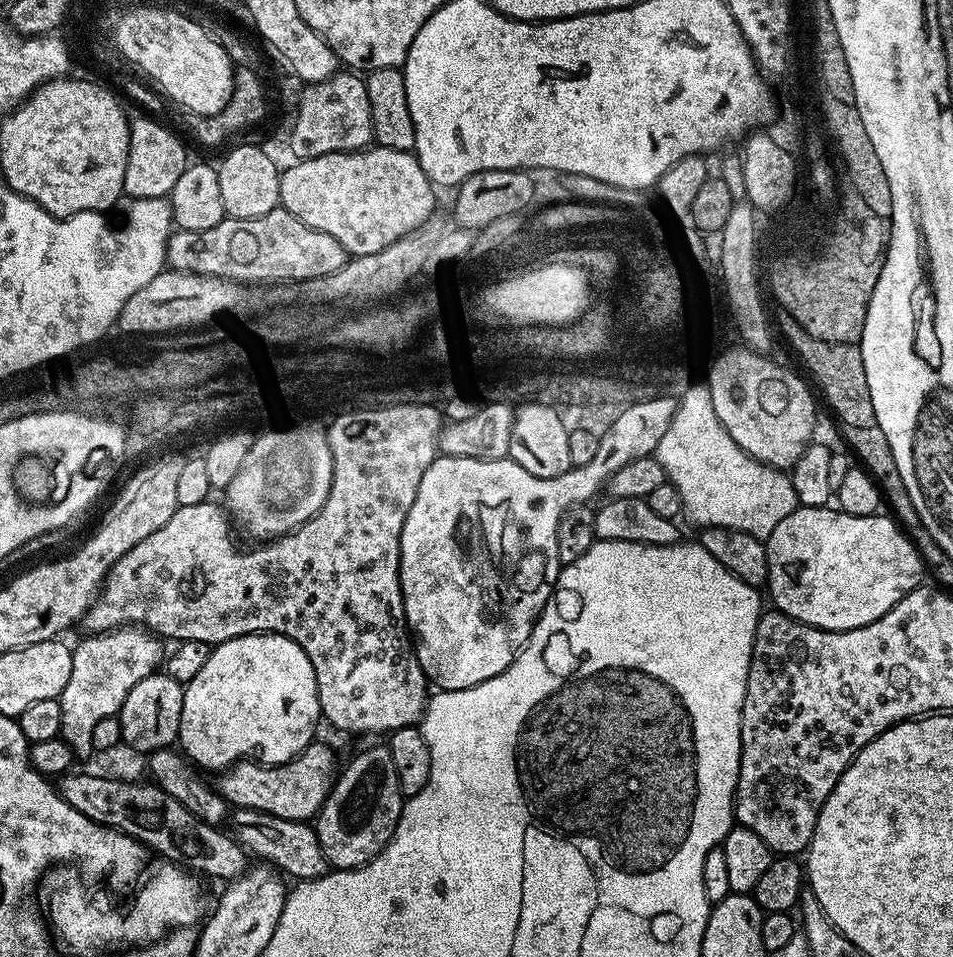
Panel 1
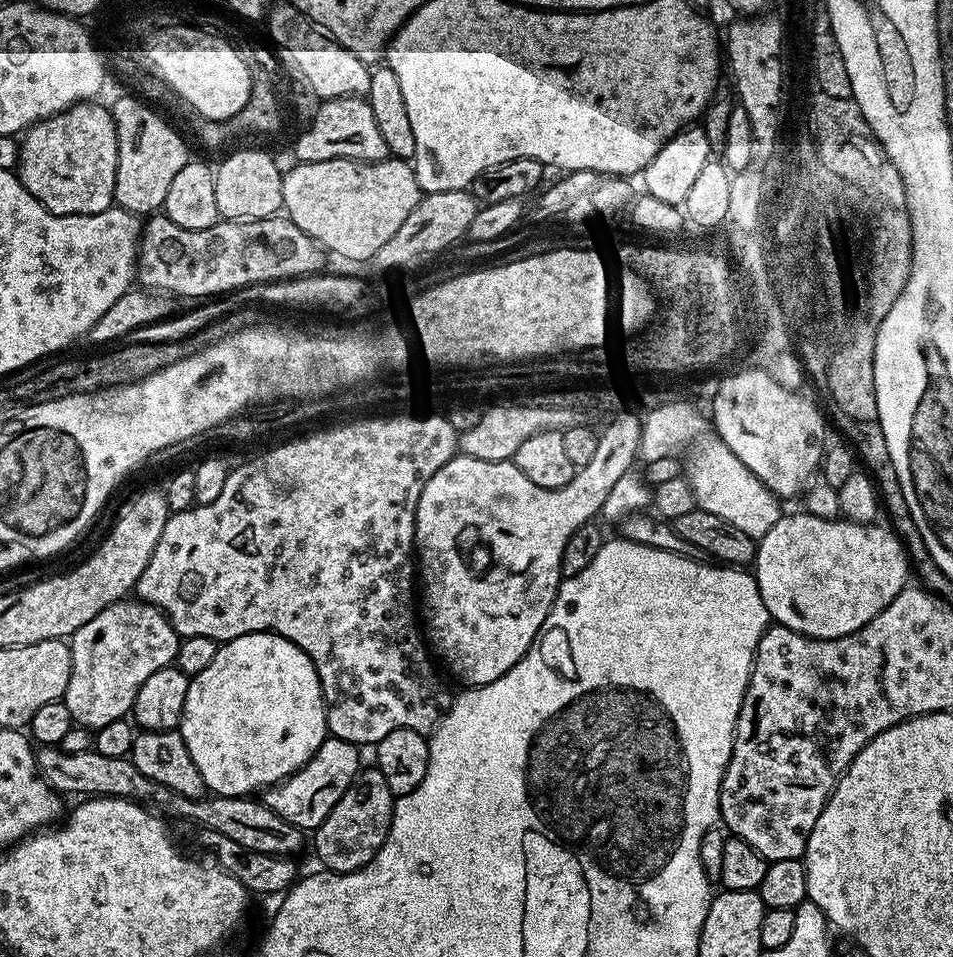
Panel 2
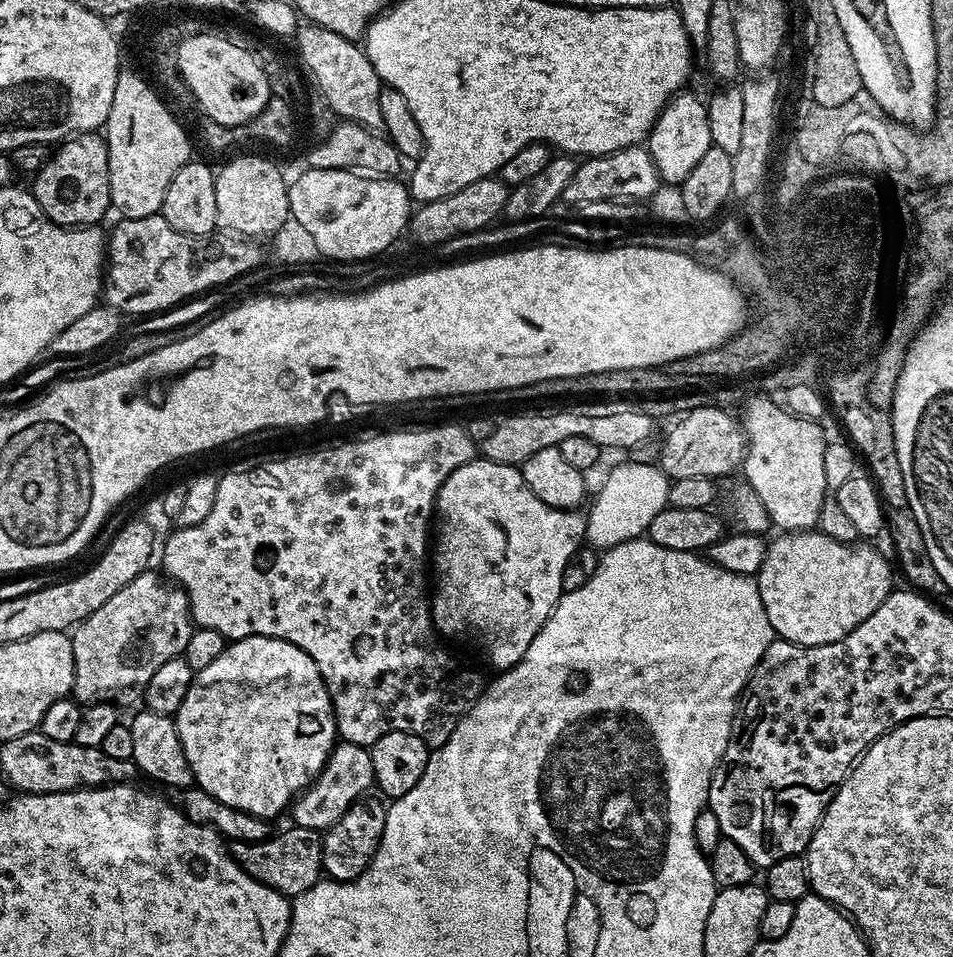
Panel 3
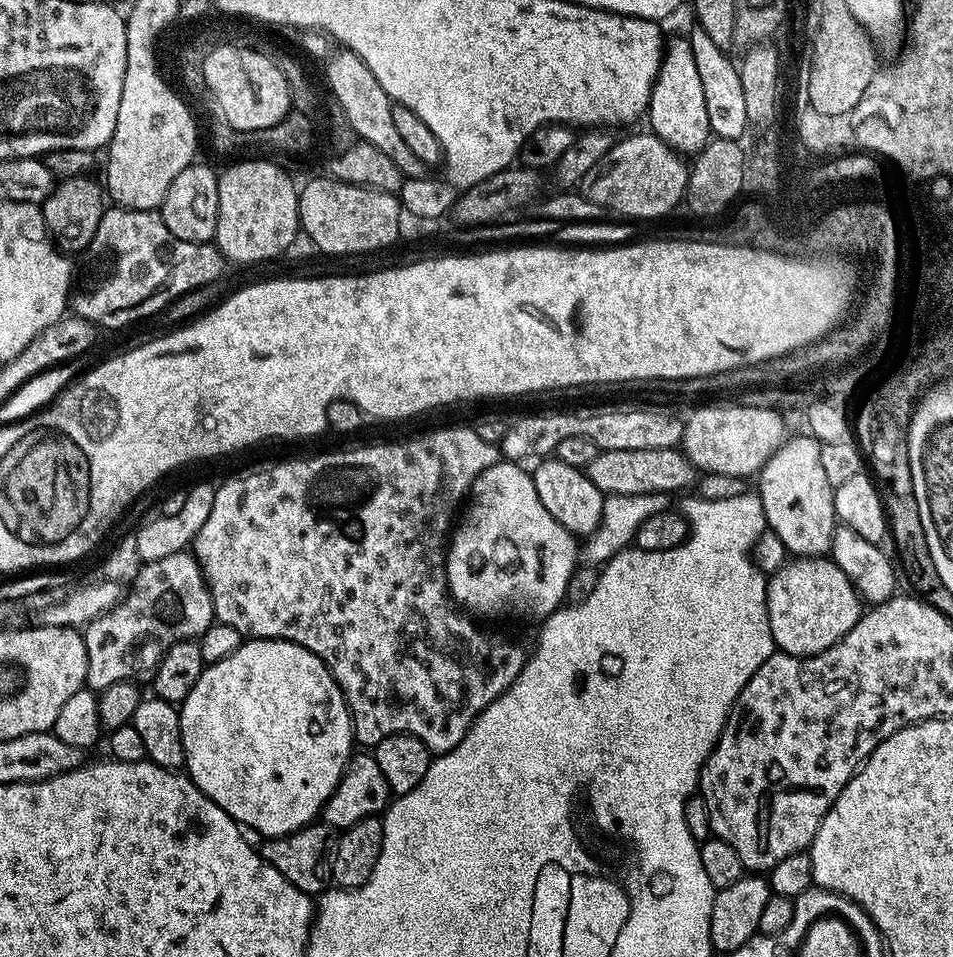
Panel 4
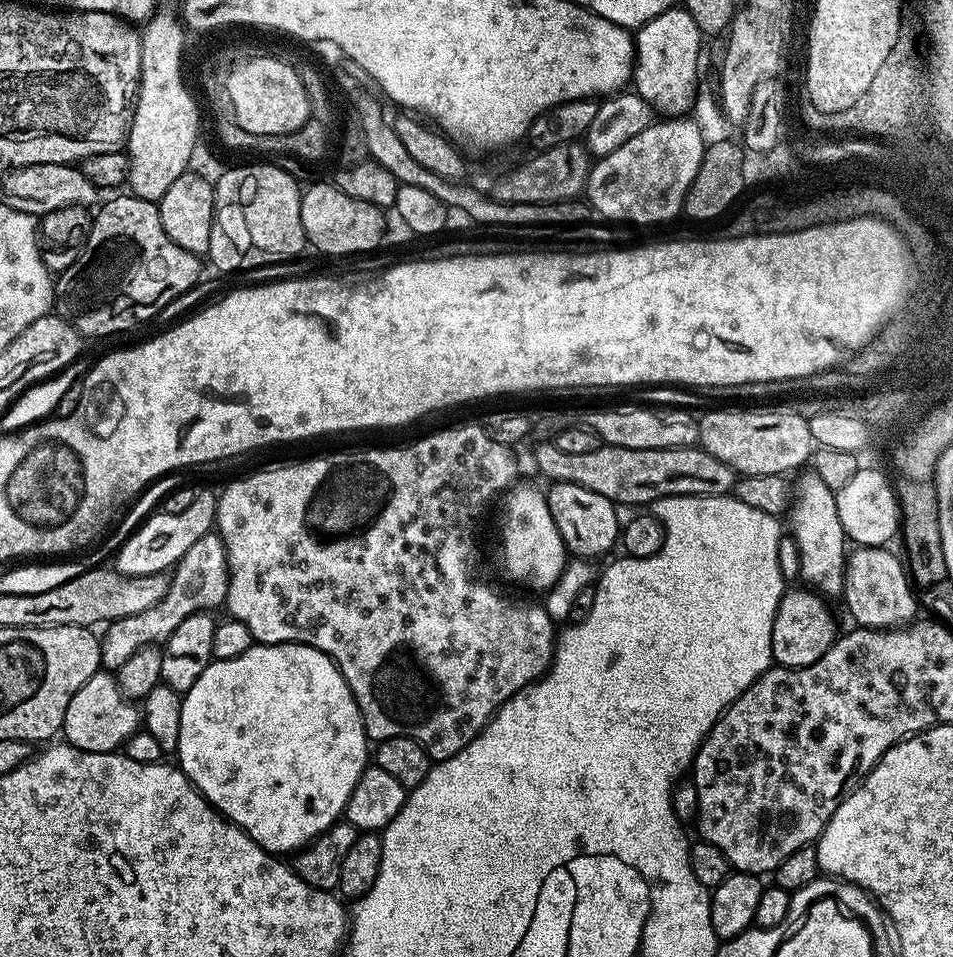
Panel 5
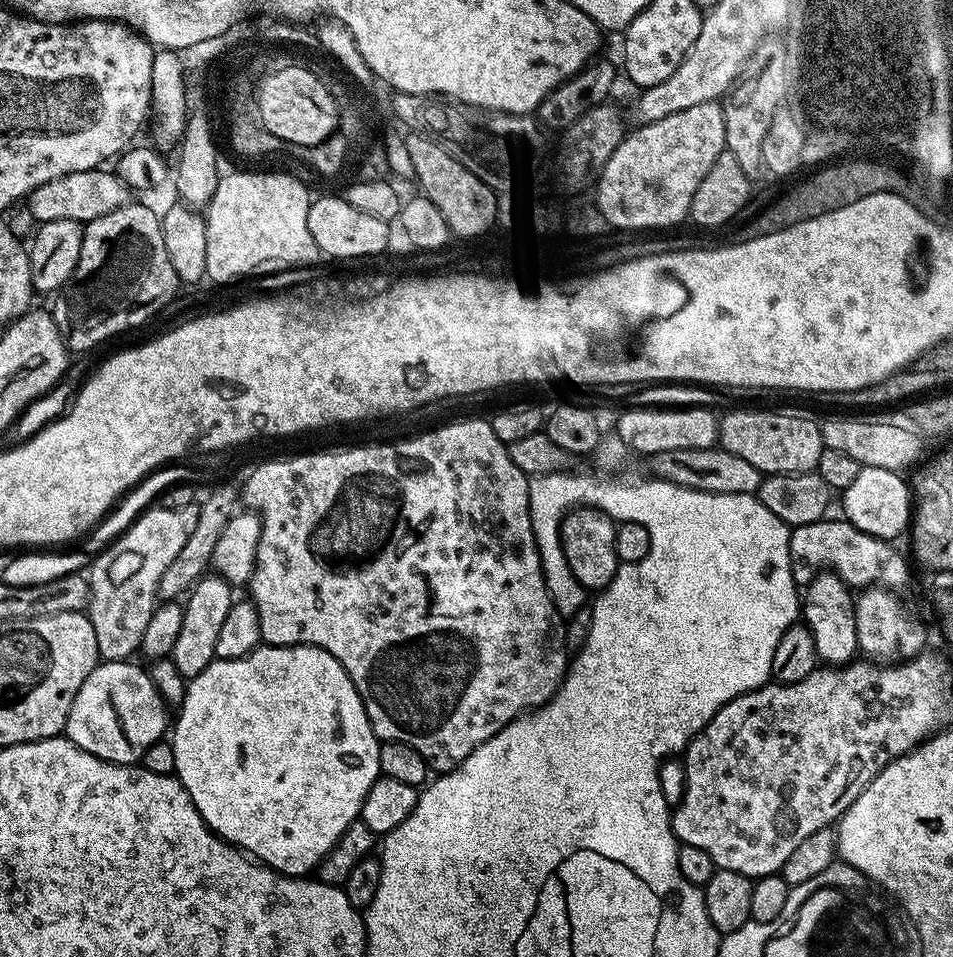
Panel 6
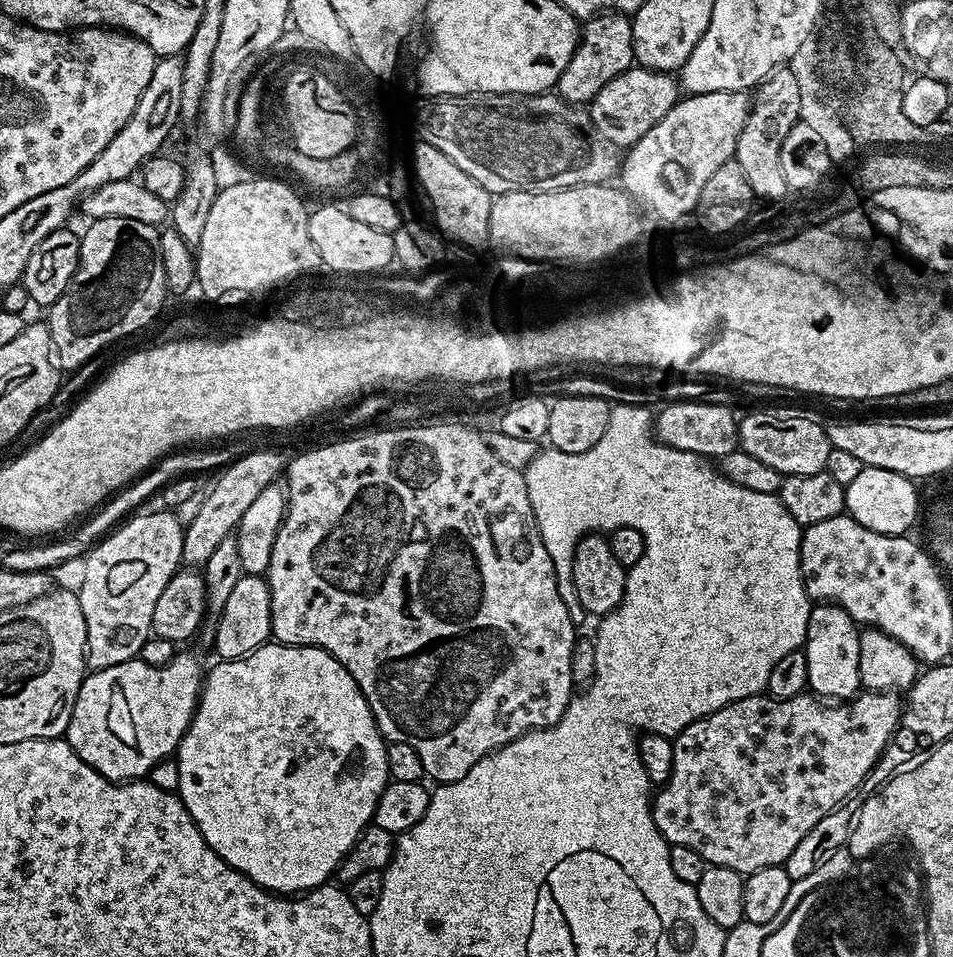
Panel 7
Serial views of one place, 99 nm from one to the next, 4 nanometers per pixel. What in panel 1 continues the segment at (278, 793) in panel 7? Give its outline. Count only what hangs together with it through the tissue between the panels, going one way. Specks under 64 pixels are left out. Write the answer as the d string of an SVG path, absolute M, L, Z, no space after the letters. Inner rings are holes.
M275 634L235 636L215 645L210 658L206 658L206 666L184 685L178 744L193 765L201 764L204 768L223 770L245 754L255 754L262 764L281 764L293 760L305 746L313 743L316 723L321 720L314 666L310 666L310 658L306 658L302 646Z

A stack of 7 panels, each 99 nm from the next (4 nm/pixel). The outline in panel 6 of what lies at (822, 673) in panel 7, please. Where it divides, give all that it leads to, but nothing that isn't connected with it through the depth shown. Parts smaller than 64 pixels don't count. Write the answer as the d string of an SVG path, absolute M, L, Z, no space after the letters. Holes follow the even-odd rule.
M831 570L821 571L803 589L802 623L814 638L817 661L828 666L839 666L849 663L857 655L858 626L854 622L855 609L856 596Z

